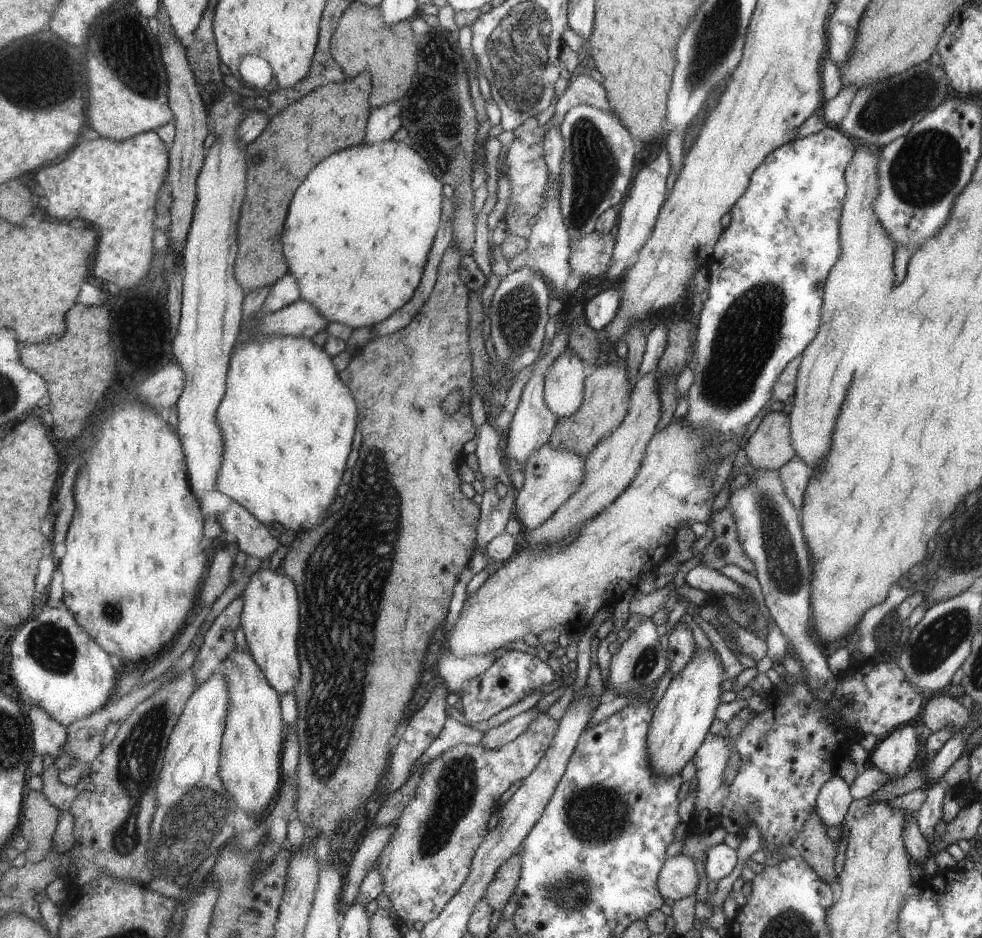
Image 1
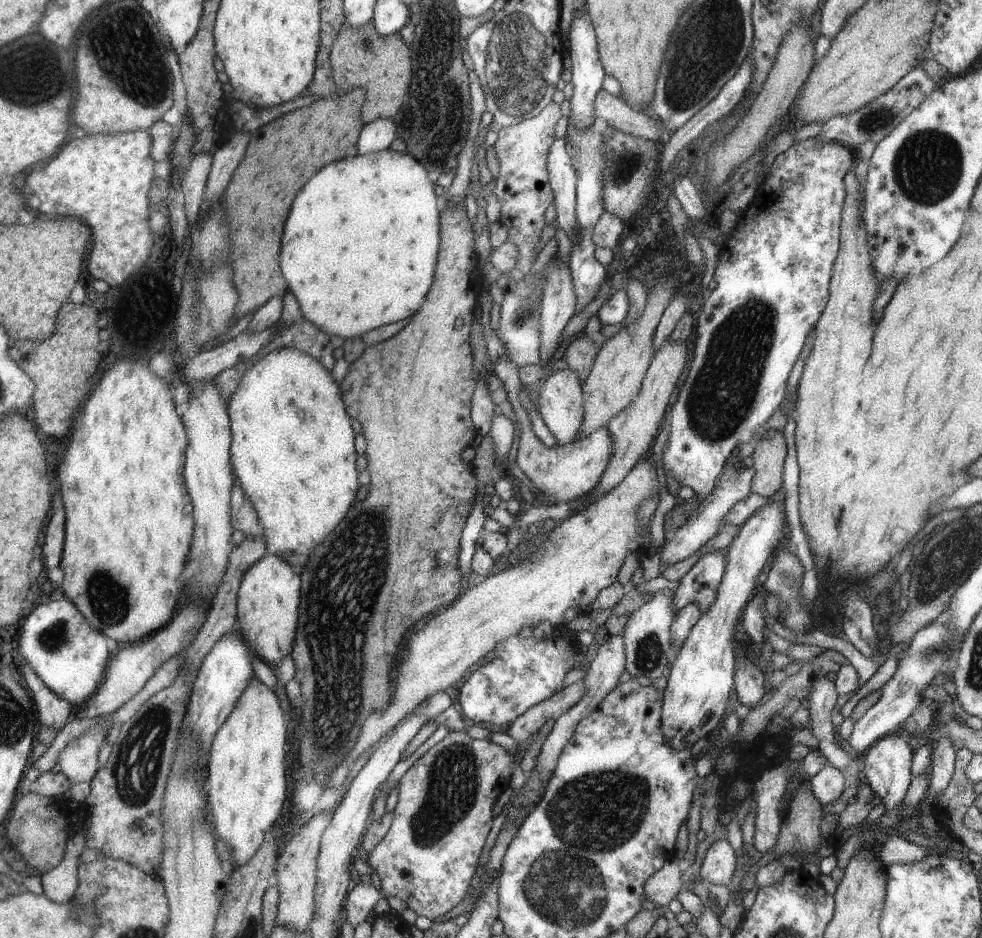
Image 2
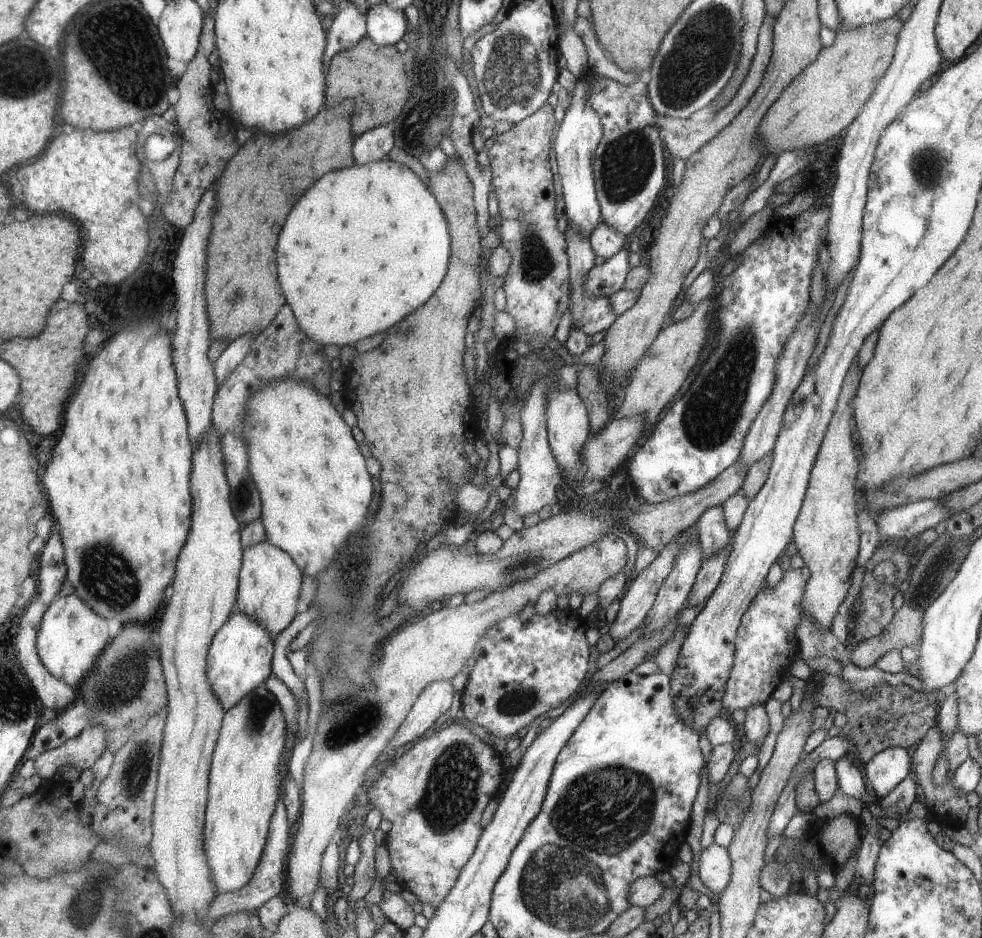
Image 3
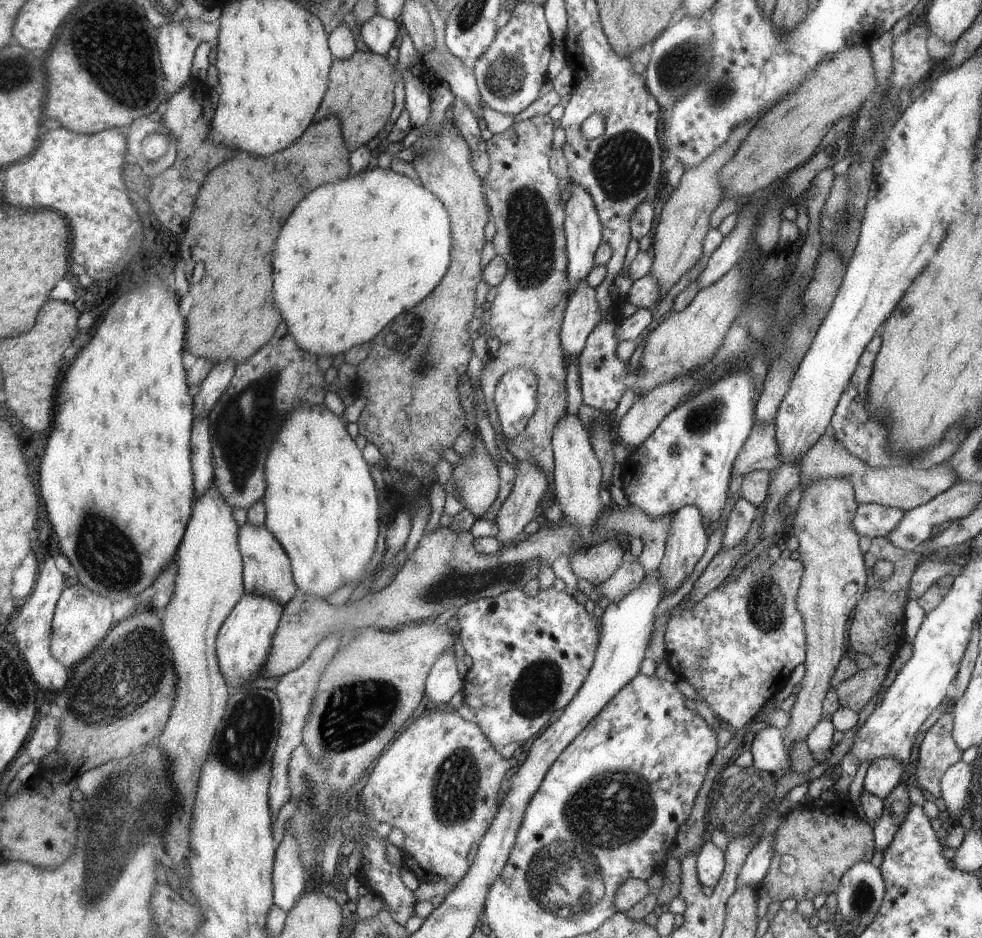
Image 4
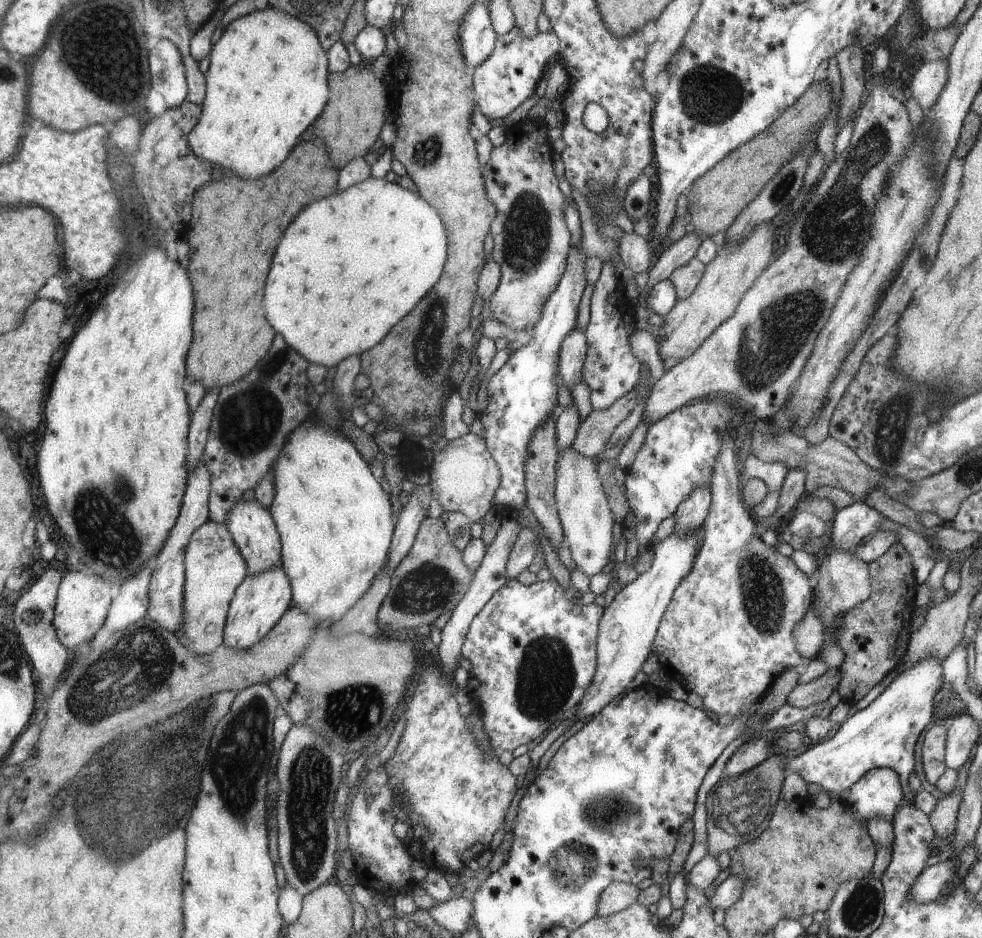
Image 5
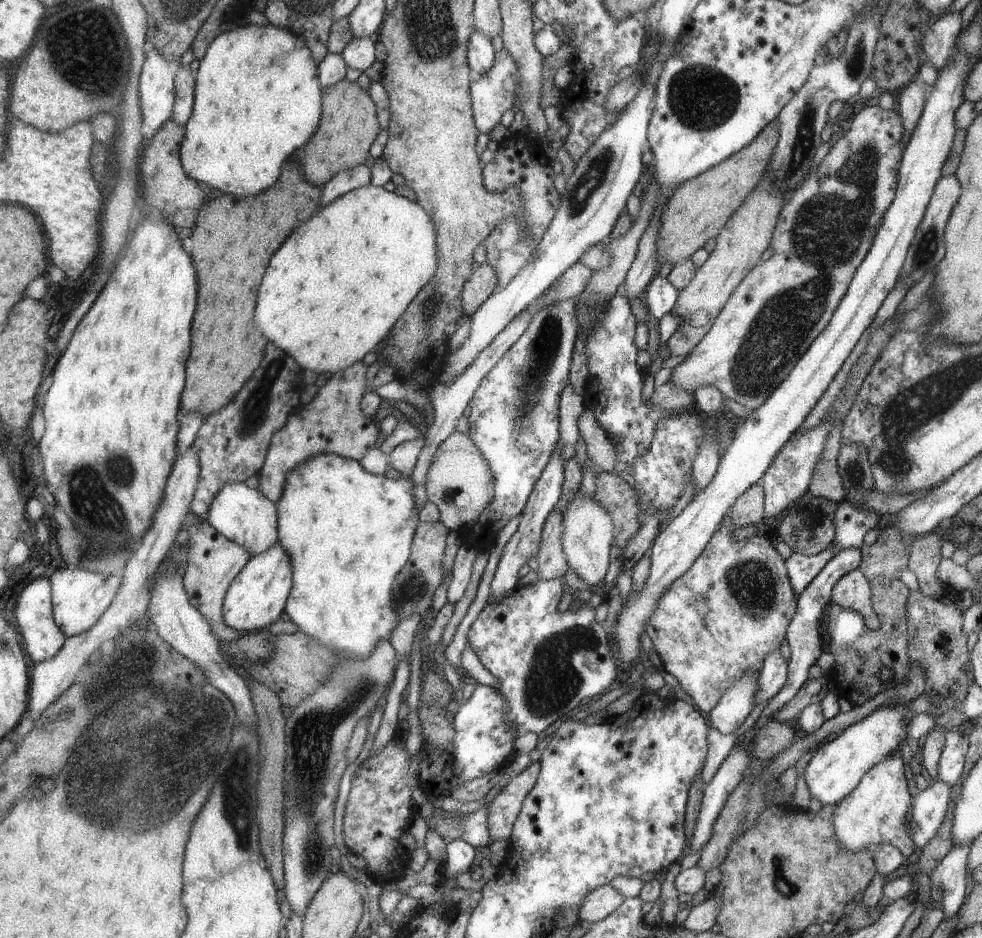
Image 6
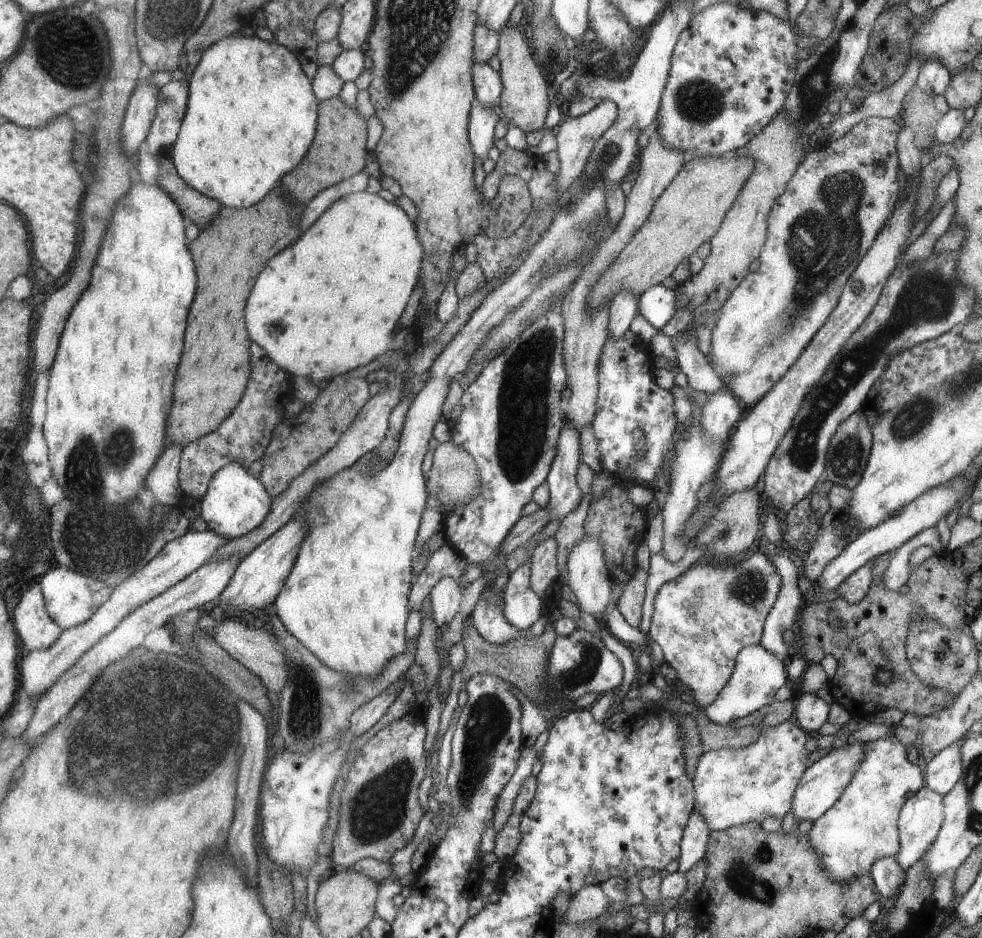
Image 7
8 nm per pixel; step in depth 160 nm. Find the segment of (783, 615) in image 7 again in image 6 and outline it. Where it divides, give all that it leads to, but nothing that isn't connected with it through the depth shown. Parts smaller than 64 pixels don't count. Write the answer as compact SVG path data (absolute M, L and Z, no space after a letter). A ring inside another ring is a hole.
M829 543L821 552L814 555L791 553L786 560L786 573L793 585L794 594L798 594L817 576L817 573L833 558L832 544ZM779 650L771 651L763 659L761 670L758 672L758 690L754 696L753 707L768 701L786 682L786 660L781 657Z

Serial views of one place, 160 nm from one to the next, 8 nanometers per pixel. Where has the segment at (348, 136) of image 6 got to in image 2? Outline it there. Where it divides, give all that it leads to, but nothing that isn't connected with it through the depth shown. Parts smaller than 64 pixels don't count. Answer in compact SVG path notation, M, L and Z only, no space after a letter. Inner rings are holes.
M371 21L358 27L344 22L335 35L329 57L336 92L361 87L367 93L362 108L363 125L375 119L391 118L399 110L406 96L407 84L410 84L409 78L413 78L413 61L409 60L409 48L398 32L383 36L374 29Z

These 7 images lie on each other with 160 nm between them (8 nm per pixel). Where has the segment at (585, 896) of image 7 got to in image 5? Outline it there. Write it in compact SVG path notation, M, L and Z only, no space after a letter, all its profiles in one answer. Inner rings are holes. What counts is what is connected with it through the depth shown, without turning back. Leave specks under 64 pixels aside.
M615 881L599 893L599 900L595 904L599 917L613 915L636 902L638 886L631 883Z

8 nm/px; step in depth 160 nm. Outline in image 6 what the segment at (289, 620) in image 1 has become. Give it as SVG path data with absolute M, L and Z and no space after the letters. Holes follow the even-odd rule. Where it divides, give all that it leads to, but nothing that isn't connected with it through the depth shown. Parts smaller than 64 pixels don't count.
M244 483L223 487L211 505L207 520L227 538L247 548L253 557L278 542L277 506L257 488L247 488Z

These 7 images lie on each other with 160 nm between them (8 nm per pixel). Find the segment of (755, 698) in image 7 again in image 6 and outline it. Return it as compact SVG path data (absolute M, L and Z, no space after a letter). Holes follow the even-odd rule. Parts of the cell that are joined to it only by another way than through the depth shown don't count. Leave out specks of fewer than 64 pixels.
M745 673L730 689L726 690L726 694L707 714L711 726L721 734L732 733L736 728L739 728L753 708L757 690L758 673Z

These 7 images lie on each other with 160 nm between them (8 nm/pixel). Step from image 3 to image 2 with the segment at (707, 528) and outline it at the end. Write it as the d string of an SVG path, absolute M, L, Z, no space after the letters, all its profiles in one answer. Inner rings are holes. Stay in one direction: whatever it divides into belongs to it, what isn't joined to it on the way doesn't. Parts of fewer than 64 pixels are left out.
M725 550L703 554L679 579L670 609L677 612L689 603L695 603L702 612L707 612L716 599L717 589L725 570Z

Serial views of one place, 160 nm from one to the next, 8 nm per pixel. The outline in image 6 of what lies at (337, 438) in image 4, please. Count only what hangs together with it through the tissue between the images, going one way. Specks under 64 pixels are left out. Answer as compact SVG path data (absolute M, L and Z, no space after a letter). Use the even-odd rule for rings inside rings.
M319 453L307 457L303 462L296 464L285 476L283 490L279 498L273 503L277 506L277 531L278 543L289 554L293 574L293 586L290 588L289 598L284 607L288 620L297 625L299 631L308 637L317 639L322 645L337 650L344 657L364 659L374 650L375 644L383 639L388 640L389 633L399 622L393 610L391 600L391 585L395 574L401 570L408 559L411 538L413 538L416 524L418 523L419 508L414 504L413 490L415 484L410 477L399 476L398 480L387 479L371 474L359 464L359 461L348 459L336 454Z

